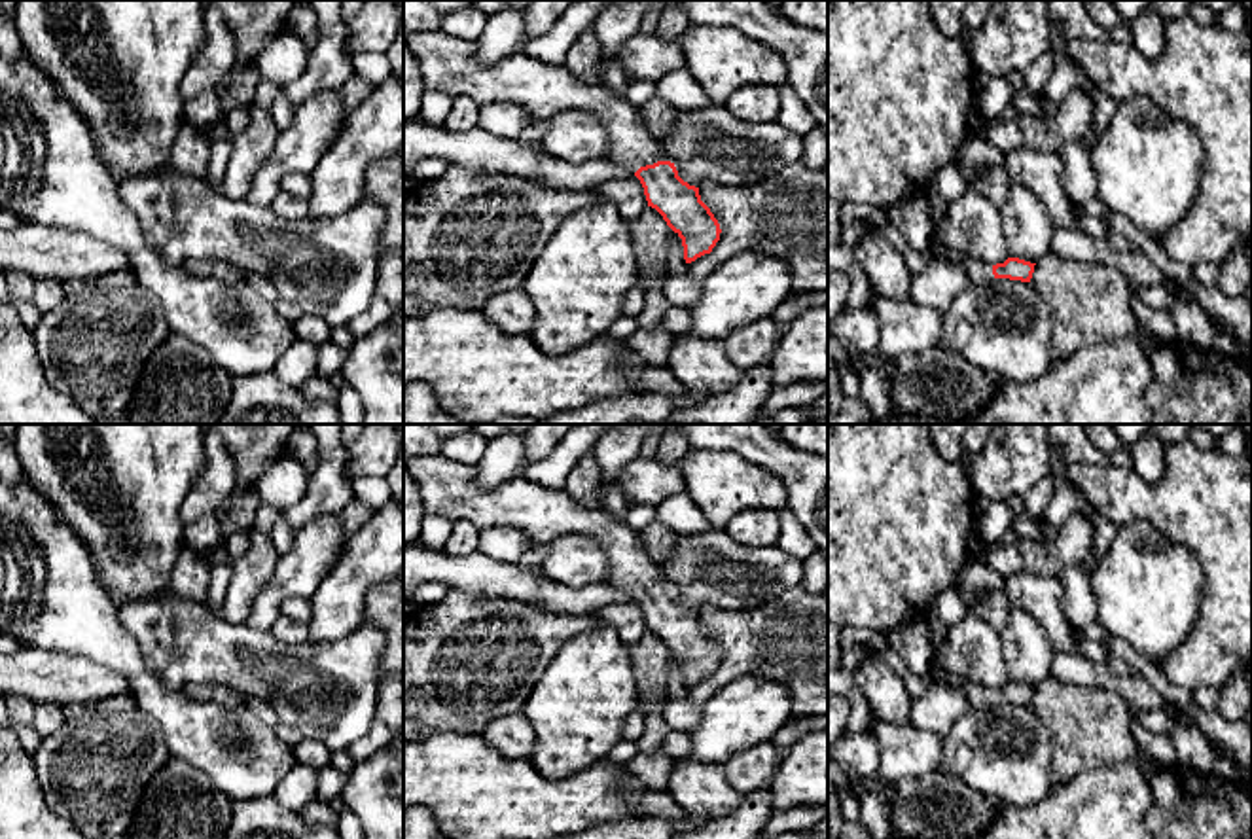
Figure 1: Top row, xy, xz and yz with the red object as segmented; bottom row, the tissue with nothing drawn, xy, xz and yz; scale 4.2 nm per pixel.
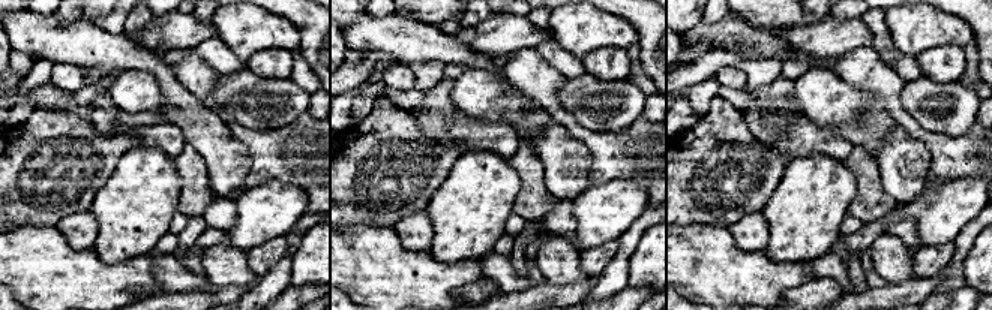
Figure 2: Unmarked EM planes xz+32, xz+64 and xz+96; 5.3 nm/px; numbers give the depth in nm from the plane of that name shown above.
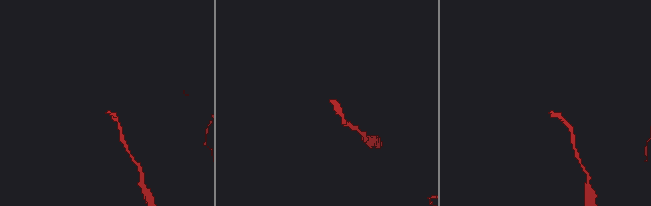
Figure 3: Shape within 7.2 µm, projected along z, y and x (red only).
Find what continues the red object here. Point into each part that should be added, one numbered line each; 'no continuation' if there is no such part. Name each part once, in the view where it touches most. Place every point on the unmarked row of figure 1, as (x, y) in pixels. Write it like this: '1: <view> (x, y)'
1: xz (447, 487)

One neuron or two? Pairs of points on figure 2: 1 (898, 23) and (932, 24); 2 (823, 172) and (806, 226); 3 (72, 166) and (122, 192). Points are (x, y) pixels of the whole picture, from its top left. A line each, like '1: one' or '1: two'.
1: one
2: one
3: two

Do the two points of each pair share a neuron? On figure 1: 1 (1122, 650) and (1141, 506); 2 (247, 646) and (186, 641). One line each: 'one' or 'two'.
1: two
2: one

